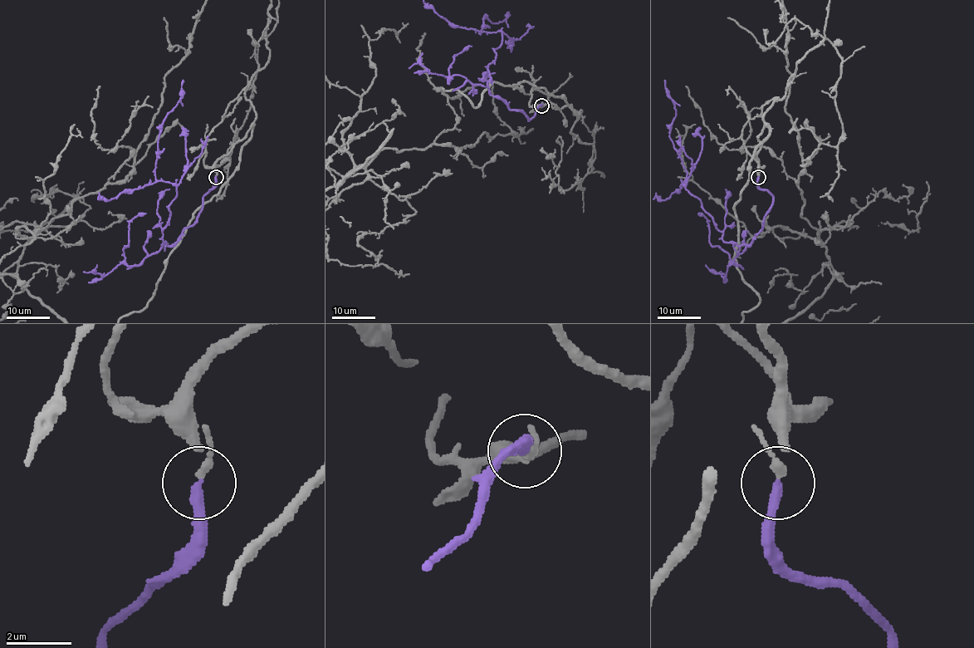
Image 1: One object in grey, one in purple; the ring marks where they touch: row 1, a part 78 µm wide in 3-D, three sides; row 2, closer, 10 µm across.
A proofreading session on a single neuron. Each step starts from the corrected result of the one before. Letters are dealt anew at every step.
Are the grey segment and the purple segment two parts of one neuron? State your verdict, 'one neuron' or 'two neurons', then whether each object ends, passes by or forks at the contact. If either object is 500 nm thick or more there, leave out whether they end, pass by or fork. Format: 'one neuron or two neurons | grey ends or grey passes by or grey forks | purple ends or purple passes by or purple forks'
one neuron | grey passes by | purple ends

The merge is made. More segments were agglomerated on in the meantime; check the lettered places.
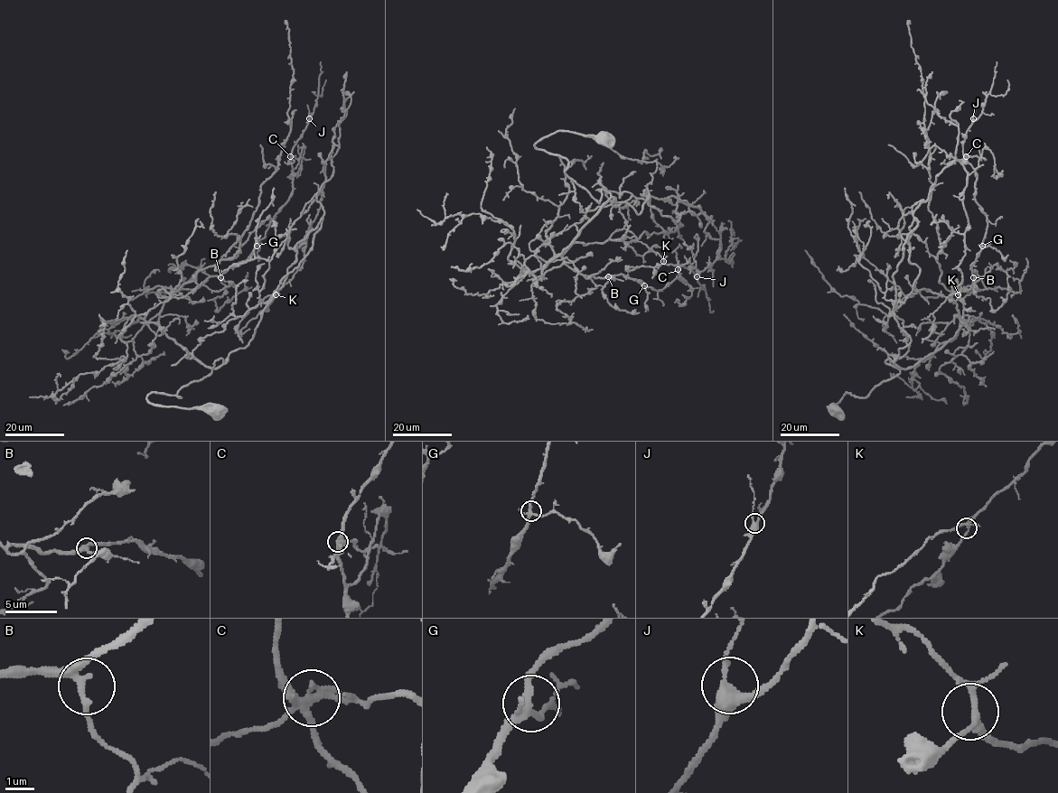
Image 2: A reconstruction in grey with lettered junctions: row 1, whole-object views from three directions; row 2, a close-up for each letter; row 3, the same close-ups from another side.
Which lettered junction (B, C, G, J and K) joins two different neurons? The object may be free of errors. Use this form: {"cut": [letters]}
{"cut": ["C"]}

